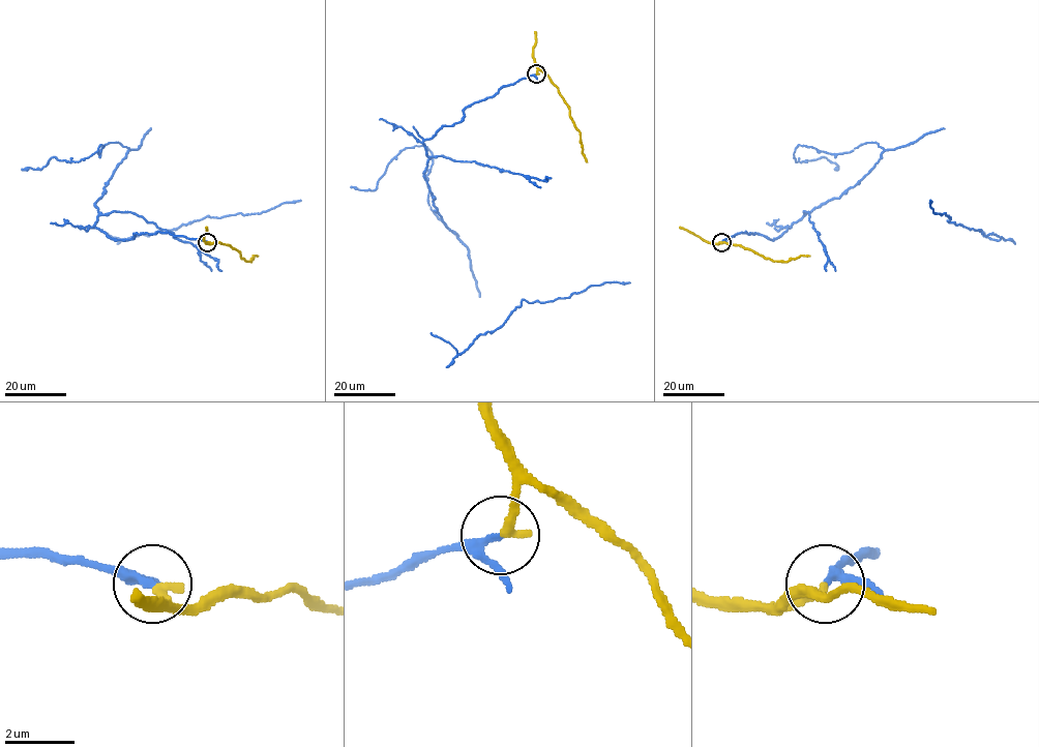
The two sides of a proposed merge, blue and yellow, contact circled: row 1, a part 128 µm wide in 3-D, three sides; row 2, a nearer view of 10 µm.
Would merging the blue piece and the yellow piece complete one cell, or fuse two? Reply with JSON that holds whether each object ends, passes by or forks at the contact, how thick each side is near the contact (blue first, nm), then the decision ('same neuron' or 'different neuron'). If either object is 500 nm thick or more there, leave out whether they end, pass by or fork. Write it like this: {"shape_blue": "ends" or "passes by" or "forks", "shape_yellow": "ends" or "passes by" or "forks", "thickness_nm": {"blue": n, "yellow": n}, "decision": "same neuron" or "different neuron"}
{"shape_blue": "passes by", "shape_yellow": "ends", "thickness_nm": {"blue": 180, "yellow": 280}, "decision": "different neuron"}

